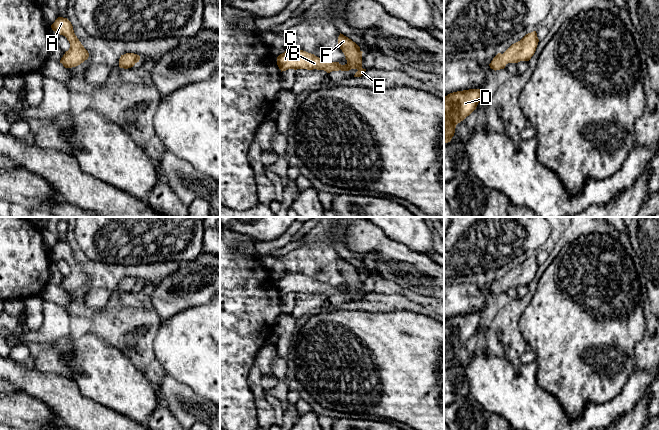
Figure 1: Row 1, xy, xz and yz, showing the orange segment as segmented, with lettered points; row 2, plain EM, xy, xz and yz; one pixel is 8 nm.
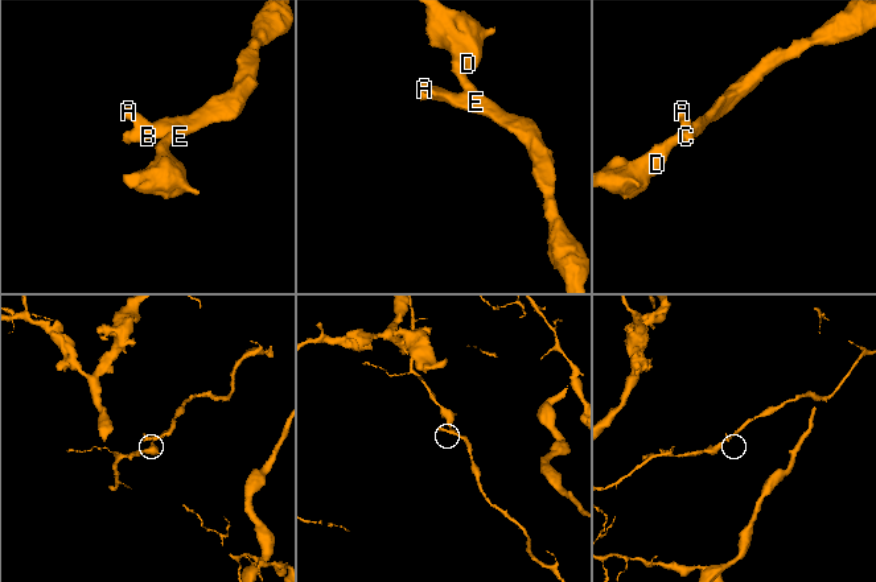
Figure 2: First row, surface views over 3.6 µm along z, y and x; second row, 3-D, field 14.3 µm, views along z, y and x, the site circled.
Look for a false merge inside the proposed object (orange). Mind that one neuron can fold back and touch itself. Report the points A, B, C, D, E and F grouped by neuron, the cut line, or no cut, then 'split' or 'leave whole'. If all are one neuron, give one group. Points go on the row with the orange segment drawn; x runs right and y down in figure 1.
A B C D E F; no cut; leave whole

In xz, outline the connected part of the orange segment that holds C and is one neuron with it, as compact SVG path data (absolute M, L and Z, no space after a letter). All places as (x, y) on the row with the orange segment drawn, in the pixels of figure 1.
M340 33L338 44L345 55L347 63L341 65L339 62L331 62L321 59L314 54L300 49L286 50L277 57L277 65L282 71L288 69L307 69L307 70L324 70L327 73L332 71L349 71L357 69L354 77L361 77L365 74L366 69L362 68L362 51L360 47L348 37Z

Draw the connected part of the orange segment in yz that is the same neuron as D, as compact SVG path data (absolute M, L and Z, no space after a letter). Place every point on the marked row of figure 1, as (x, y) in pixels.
M480 89L457 91L444 97L444 144L451 141L458 123L469 116L480 102Z

